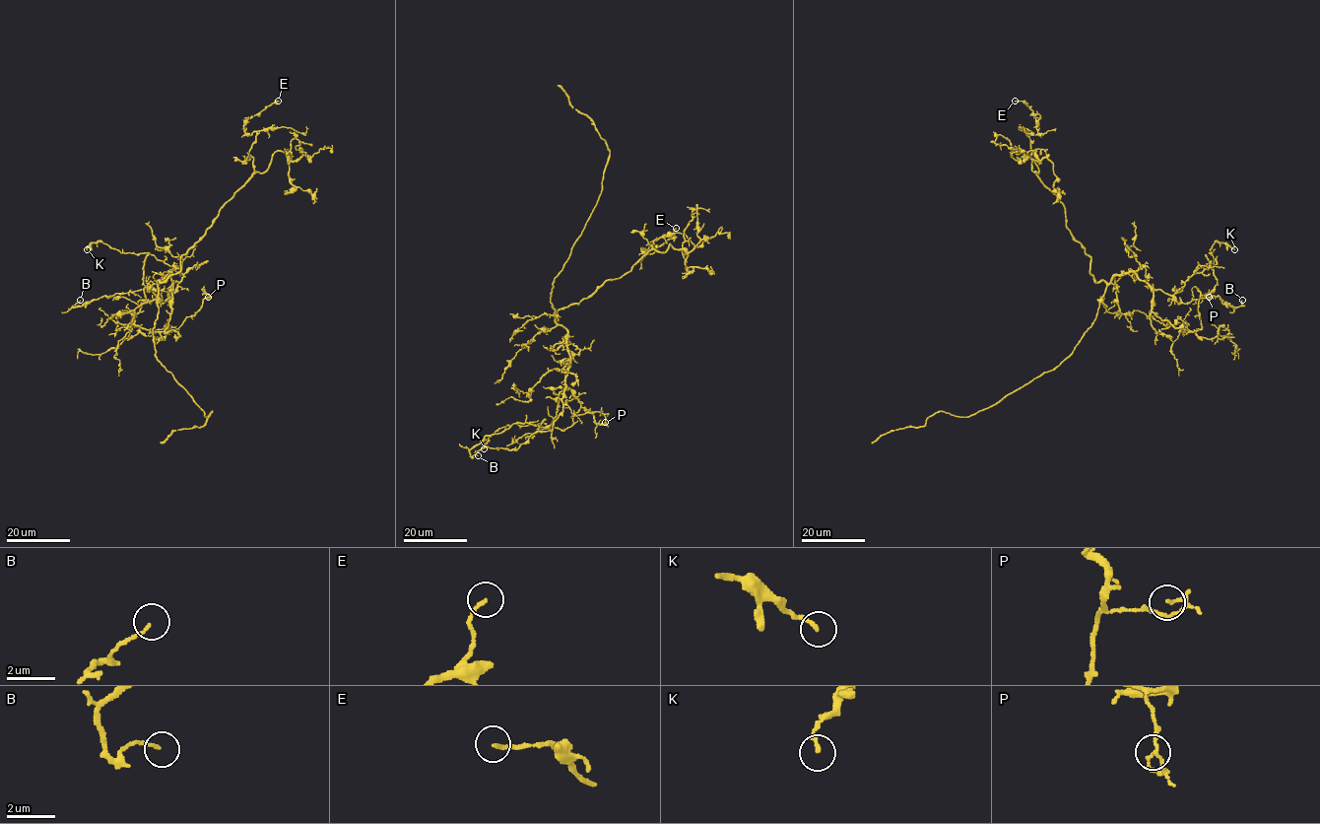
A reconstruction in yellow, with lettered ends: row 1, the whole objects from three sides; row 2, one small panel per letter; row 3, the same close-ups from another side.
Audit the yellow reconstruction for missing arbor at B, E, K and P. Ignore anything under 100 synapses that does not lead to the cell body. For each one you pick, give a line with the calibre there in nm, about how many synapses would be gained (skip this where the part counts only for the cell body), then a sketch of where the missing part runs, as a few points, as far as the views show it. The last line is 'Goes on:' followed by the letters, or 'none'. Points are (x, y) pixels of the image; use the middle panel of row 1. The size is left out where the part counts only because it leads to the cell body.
Goes on: none

